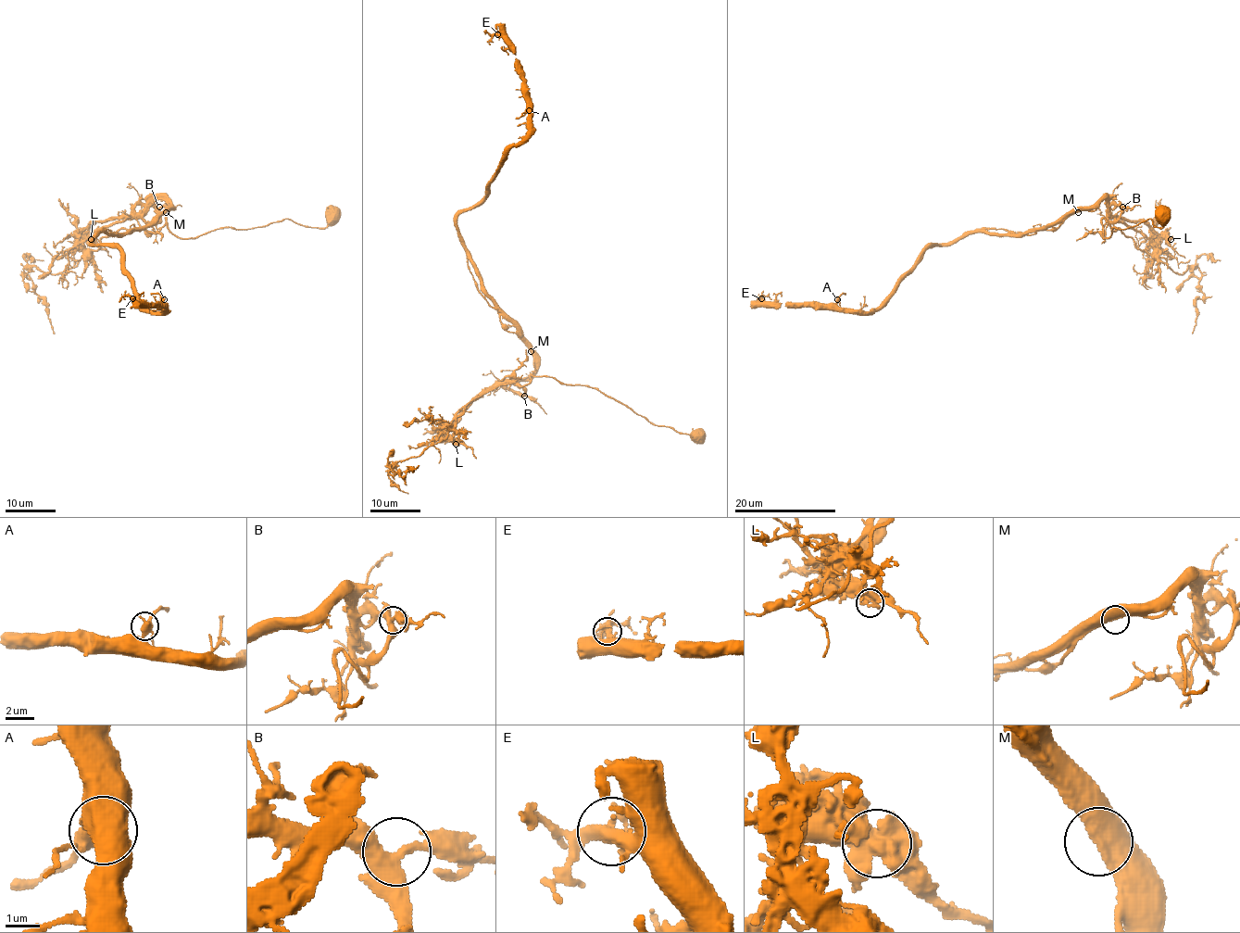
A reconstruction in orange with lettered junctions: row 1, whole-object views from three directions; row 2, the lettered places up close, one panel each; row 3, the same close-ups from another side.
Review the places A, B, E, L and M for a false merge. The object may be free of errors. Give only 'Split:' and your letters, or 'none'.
Split: M

